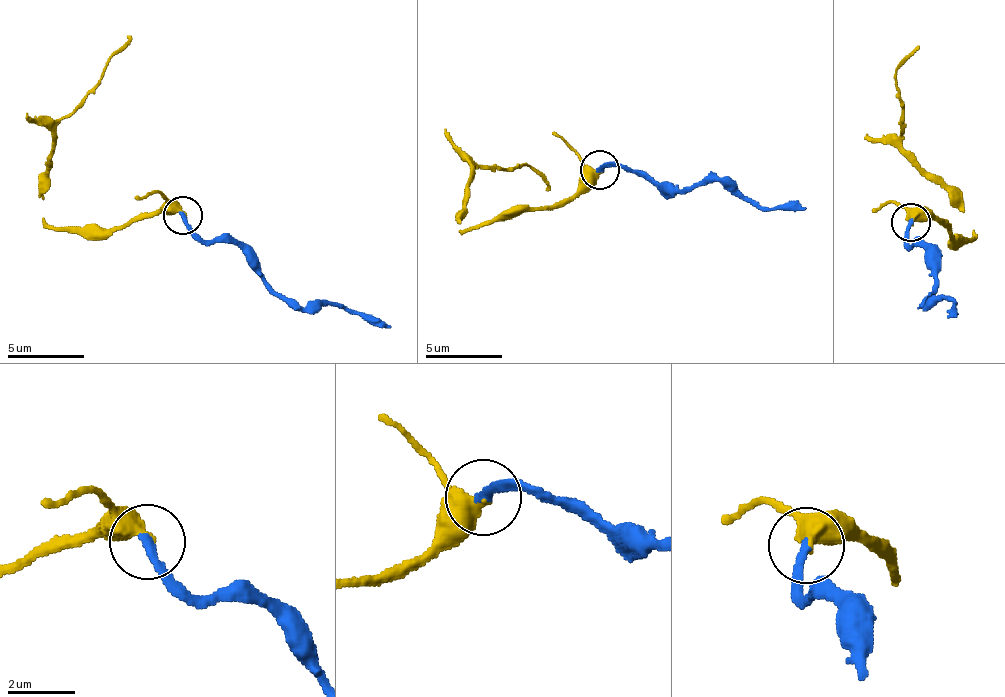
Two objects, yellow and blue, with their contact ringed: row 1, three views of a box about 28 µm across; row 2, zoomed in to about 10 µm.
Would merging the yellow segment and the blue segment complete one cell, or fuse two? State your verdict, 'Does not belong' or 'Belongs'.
Belongs

